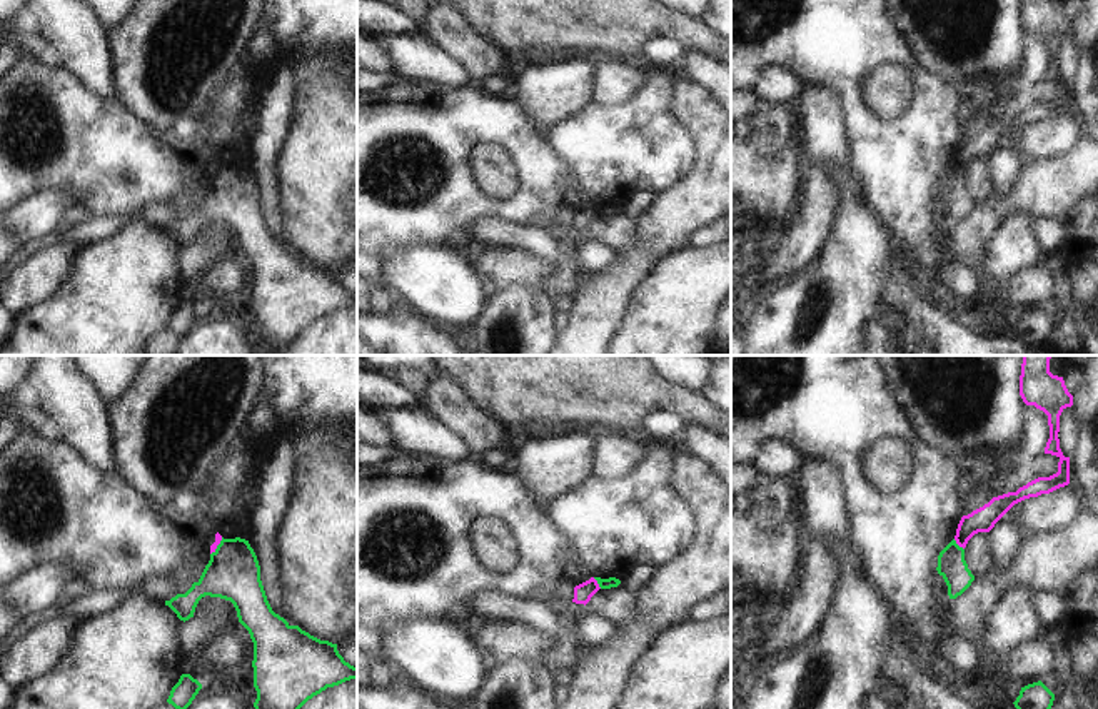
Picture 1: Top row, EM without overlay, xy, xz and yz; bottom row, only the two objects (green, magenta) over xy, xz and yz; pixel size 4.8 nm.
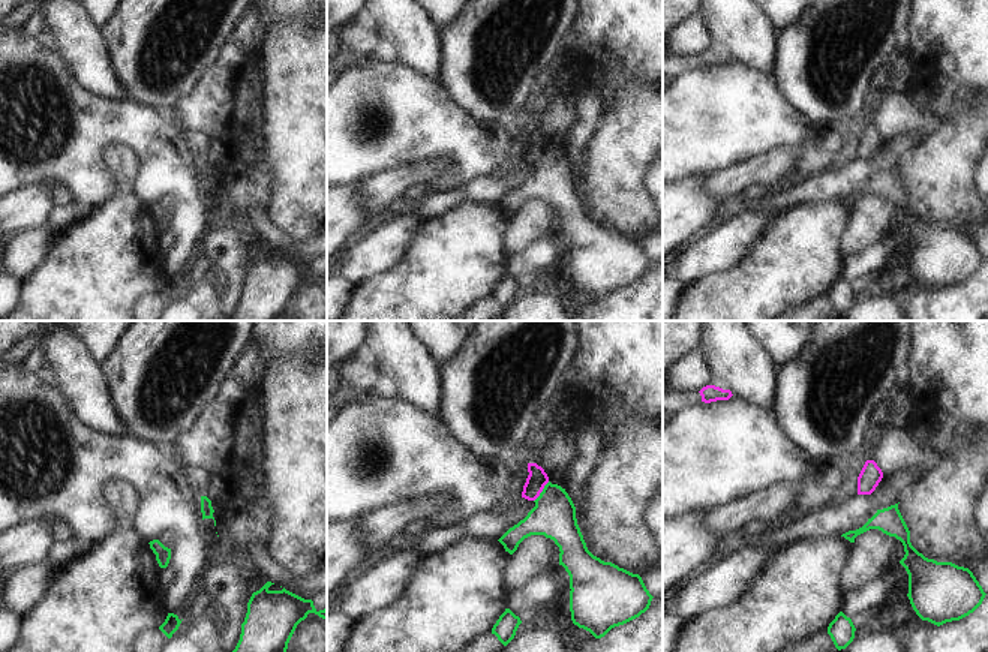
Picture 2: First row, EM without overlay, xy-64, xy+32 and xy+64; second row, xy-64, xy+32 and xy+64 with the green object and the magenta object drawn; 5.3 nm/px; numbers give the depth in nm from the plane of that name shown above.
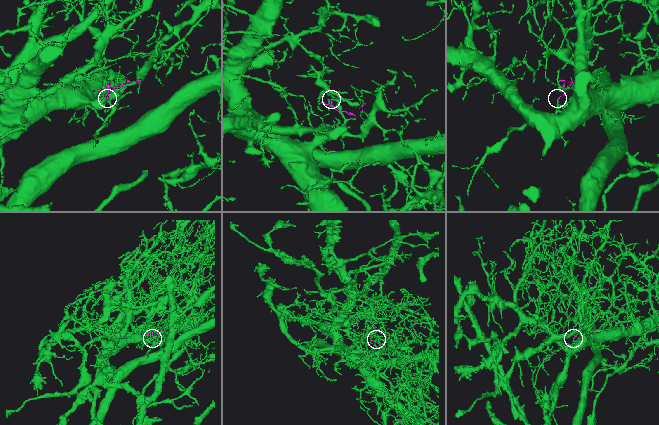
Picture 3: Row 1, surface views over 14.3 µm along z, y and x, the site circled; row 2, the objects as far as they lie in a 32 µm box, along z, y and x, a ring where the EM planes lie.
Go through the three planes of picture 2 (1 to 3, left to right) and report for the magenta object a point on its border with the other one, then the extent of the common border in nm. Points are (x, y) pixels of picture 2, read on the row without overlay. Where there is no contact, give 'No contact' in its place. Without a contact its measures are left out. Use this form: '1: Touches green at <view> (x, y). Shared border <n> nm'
1: No contact
2: Touches green at xy+32 (541, 156). Shared border 140 nm
3: No contact

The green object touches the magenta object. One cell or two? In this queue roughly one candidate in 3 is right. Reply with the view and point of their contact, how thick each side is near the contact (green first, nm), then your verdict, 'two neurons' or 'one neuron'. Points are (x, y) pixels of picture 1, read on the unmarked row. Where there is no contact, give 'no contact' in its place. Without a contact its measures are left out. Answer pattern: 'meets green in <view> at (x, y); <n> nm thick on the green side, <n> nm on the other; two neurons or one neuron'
meets green in yz at (956, 170); 140 nm thick on the green side, 120 nm on the other; two neurons

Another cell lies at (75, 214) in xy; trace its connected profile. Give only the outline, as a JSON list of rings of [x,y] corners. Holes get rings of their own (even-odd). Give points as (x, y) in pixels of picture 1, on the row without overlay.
[[[73,204],[65,210],[65,214],[62,217],[62,224],[73,227],[88,219],[90,219],[90,214],[80,204]]]

